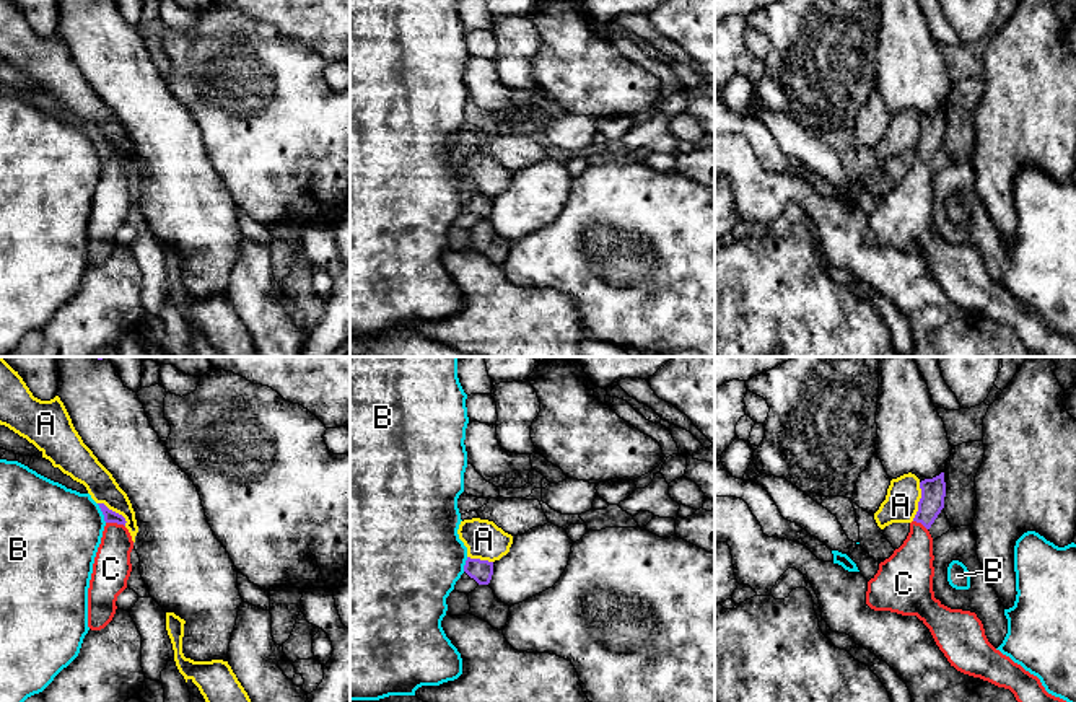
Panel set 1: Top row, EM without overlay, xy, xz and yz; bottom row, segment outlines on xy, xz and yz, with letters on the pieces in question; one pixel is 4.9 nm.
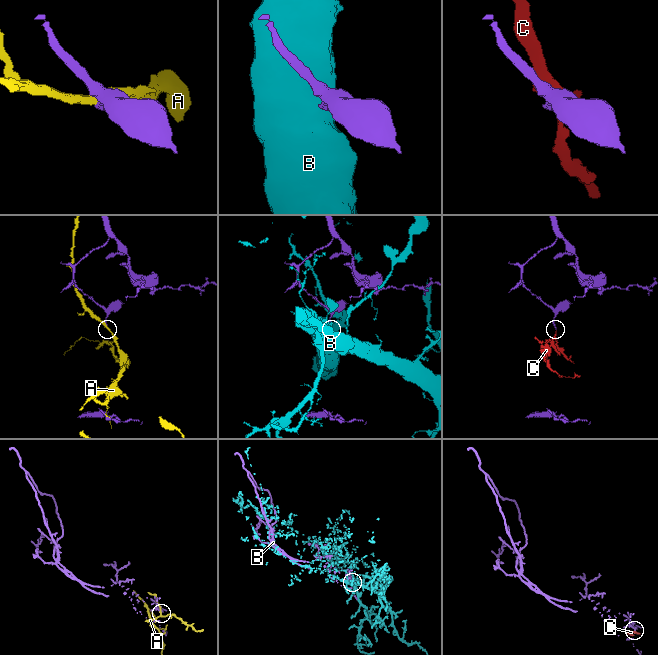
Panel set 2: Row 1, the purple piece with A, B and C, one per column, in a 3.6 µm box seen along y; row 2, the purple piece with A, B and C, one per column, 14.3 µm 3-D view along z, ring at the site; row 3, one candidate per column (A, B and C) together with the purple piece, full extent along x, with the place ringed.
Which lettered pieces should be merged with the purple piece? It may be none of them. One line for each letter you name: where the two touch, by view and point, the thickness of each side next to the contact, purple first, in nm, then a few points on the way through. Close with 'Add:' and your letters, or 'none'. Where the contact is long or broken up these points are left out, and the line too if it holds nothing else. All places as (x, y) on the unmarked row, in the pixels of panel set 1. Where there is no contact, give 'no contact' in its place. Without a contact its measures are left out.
C: xy (116, 157) | 60/190 nm | across xy (109, 152), (116, 157), (116, 183), (111, 204)
Add: C

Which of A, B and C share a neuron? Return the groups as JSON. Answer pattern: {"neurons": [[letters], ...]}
{"neurons": [["A"], ["B"], ["C"]]}

